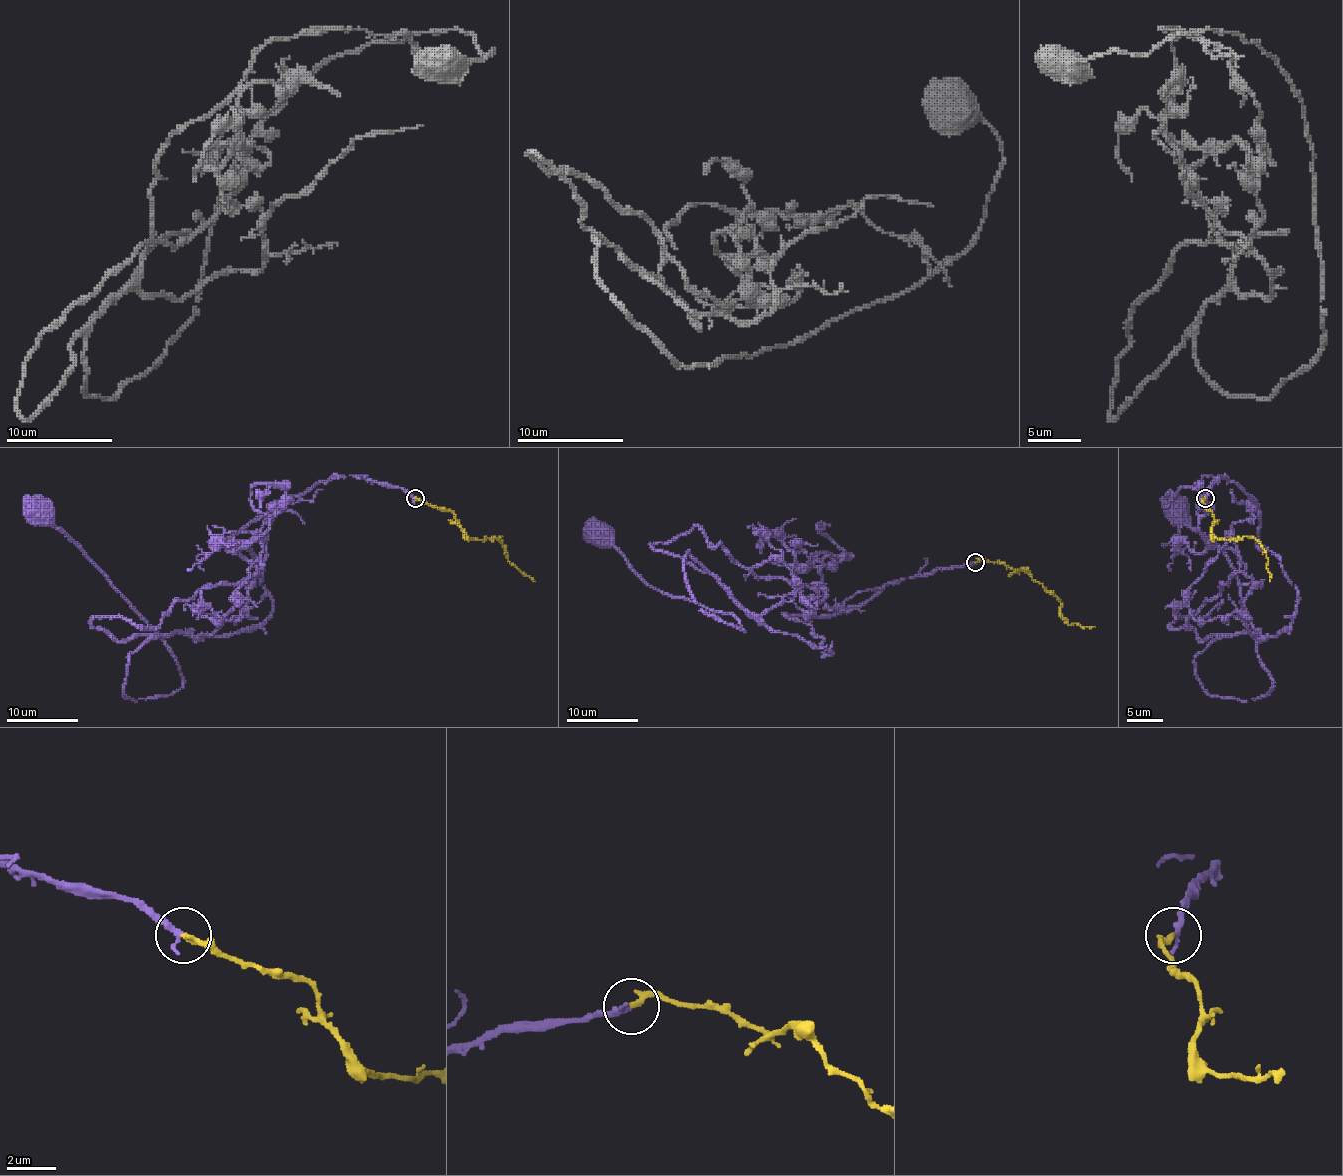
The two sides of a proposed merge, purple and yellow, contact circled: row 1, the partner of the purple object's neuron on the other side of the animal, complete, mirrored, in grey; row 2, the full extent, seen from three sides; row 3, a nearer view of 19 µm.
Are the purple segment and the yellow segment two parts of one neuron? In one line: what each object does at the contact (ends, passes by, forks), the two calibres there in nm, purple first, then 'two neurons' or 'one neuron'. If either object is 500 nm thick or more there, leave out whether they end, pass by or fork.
purple ends there; yellow ends there; 280 nm thick on the purple side, 240 nm on the other; one neuron

